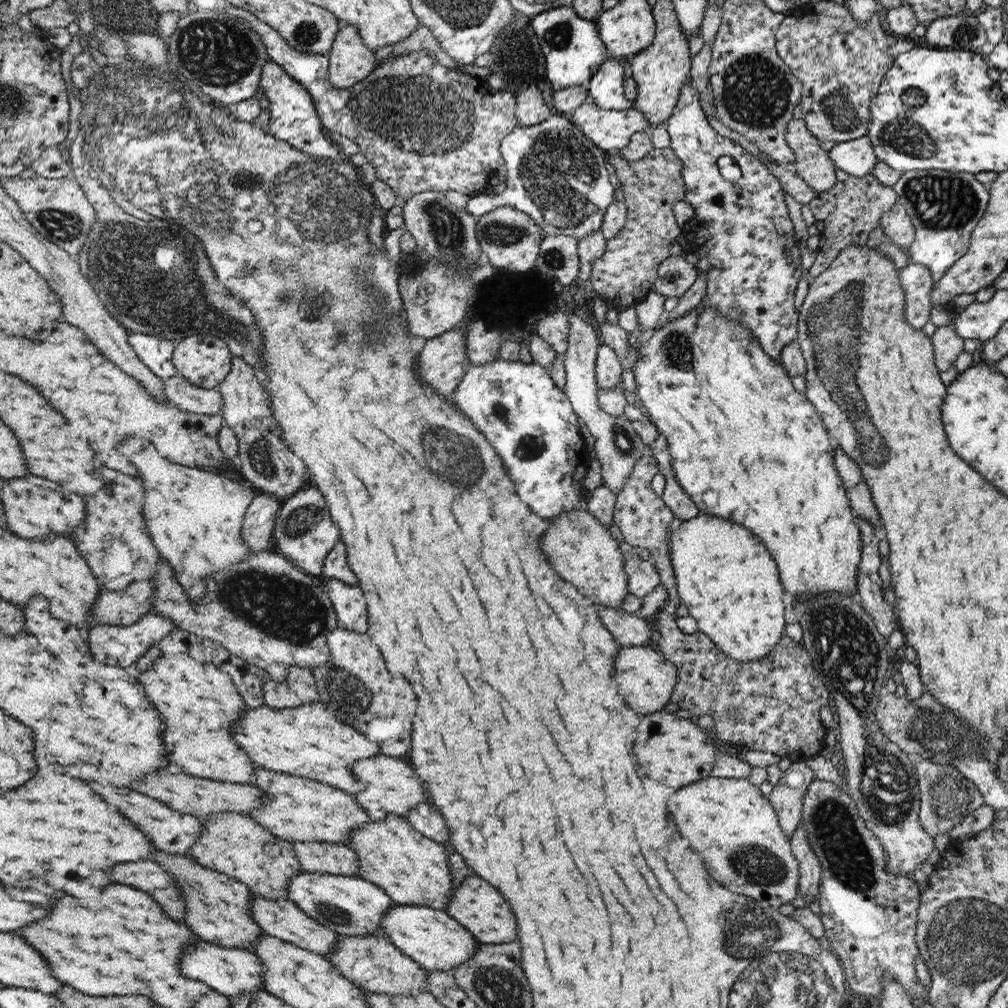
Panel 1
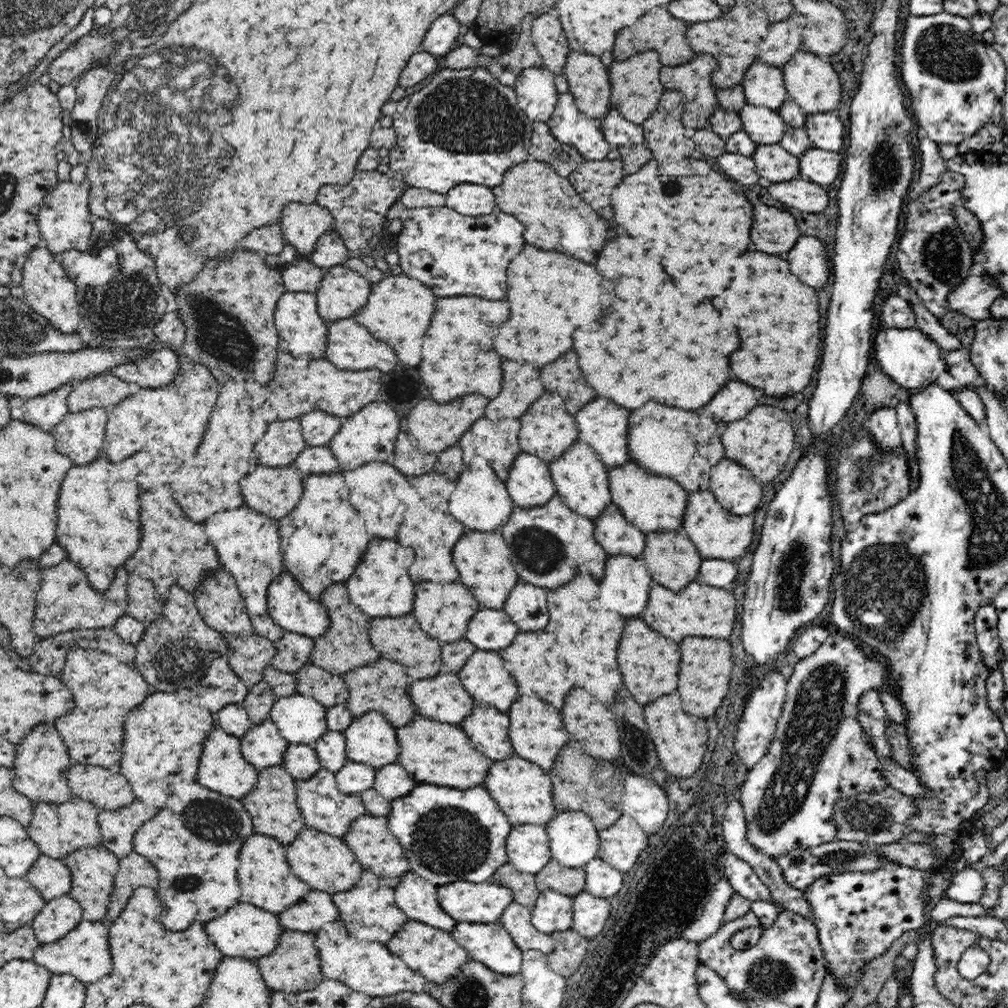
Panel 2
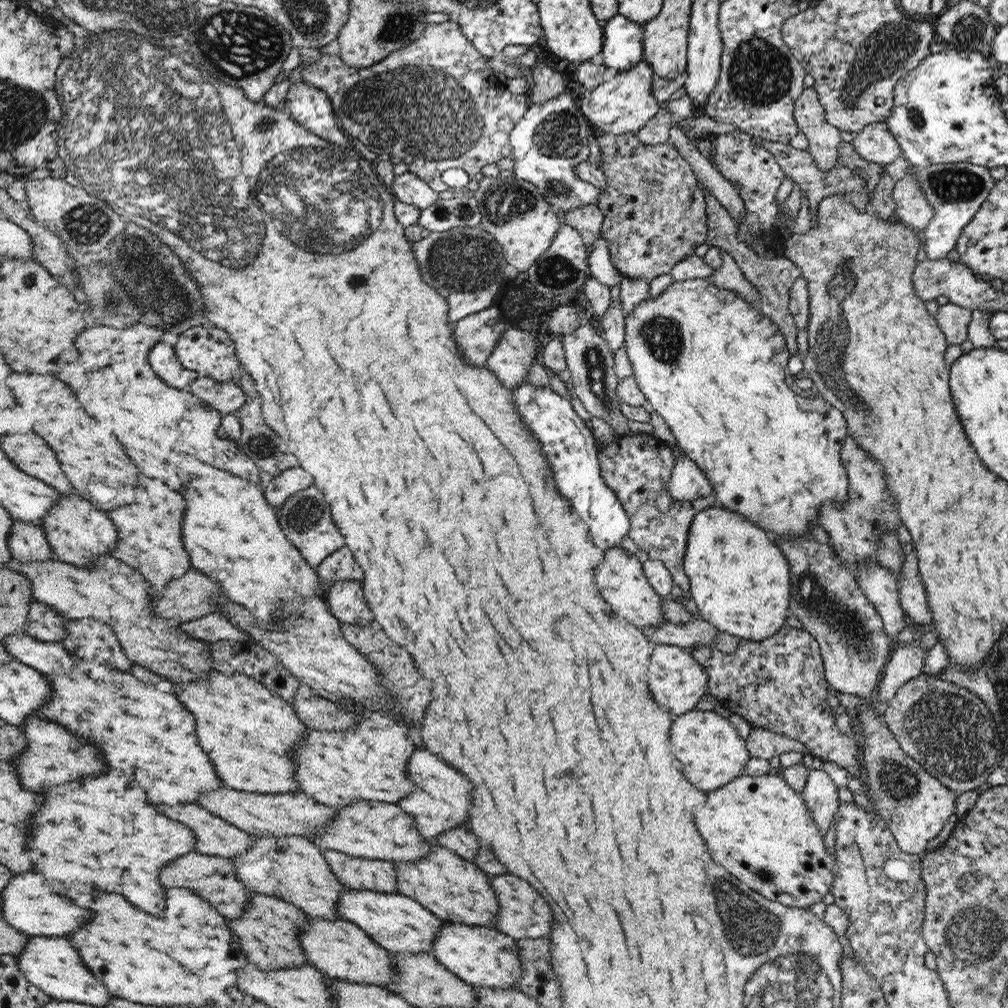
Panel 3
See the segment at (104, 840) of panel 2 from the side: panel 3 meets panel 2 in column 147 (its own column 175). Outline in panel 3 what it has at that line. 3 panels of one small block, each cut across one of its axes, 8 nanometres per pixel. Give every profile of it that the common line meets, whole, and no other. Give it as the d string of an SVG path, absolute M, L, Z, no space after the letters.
M176 803L175 805L169 804L158 804L157 810L162 810L162 814L176 820L176 822L182 822L184 826L188 826L192 832L194 832L194 840L196 840L196 845L194 845L194 851L198 854L208 854L208 856L218 856L222 858L232 858L238 853L244 853L254 837L240 828L230 824L222 818L208 812L206 808L194 803Z

